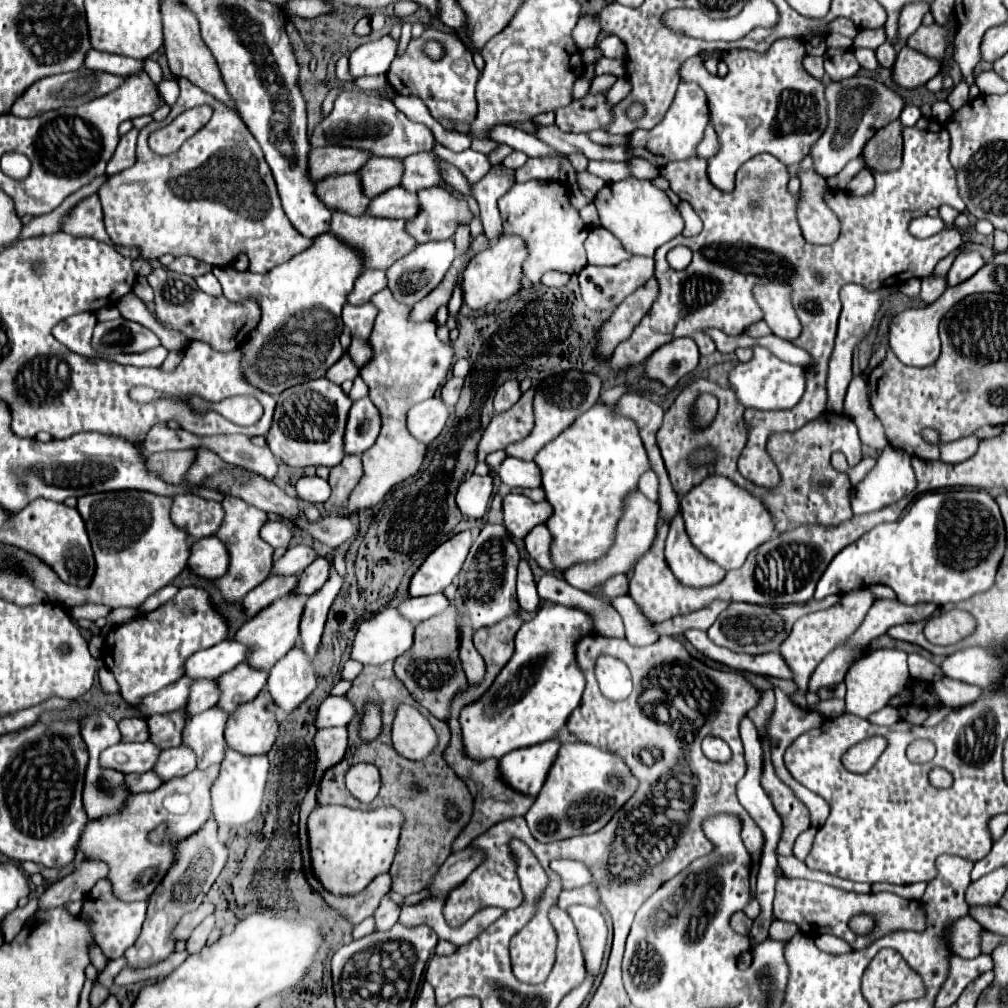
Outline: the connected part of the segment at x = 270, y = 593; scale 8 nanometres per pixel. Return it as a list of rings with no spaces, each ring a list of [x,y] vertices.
[[[269,576],[265,578],[257,588],[253,588],[241,602],[247,616],[255,616],[269,604],[273,604],[277,598],[289,594],[297,584],[297,576]]]

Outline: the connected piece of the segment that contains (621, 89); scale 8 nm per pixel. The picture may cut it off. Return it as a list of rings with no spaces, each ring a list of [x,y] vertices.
[[[626,77],[618,78],[616,83],[606,94],[608,104],[611,104],[612,106],[616,105],[630,93],[630,90],[631,85],[628,82],[628,79]]]

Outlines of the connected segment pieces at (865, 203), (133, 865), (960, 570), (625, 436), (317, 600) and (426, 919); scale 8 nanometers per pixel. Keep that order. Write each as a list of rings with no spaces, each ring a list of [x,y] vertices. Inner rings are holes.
[[[921,118],[915,126],[903,128],[903,144],[905,144],[905,150],[903,150],[901,168],[893,170],[893,172],[885,172],[885,174],[879,174],[879,172],[873,174],[875,176],[873,194],[853,196],[853,194],[839,192],[839,190],[827,192],[827,204],[831,206],[831,210],[835,210],[835,214],[841,220],[841,234],[829,246],[815,246],[815,244],[805,242],[801,228],[797,224],[797,218],[795,218],[797,194],[791,194],[787,190],[787,182],[789,182],[787,166],[781,164],[771,154],[757,154],[737,170],[735,192],[721,192],[719,188],[715,188],[709,182],[705,158],[691,156],[687,160],[679,160],[679,162],[671,162],[671,164],[663,166],[661,176],[665,176],[669,180],[671,190],[681,200],[687,200],[693,206],[693,210],[699,214],[699,218],[703,220],[705,226],[703,226],[703,232],[695,238],[677,236],[671,242],[657,248],[657,252],[655,252],[655,278],[659,280],[661,294],[655,300],[655,304],[651,306],[651,310],[647,312],[647,316],[633,330],[631,338],[621,342],[615,348],[615,352],[611,356],[611,370],[615,374],[619,374],[619,372],[625,372],[627,368],[635,368],[645,358],[649,358],[659,346],[663,346],[663,344],[671,342],[673,338],[679,338],[679,336],[693,338],[695,344],[699,346],[699,354],[709,356],[711,352],[715,352],[715,342],[711,340],[711,336],[707,336],[709,328],[719,328],[725,334],[741,334],[741,332],[745,332],[747,326],[761,320],[761,308],[757,308],[757,302],[753,300],[753,294],[751,294],[753,284],[773,282],[773,280],[789,282],[793,286],[793,306],[795,306],[797,316],[799,316],[801,326],[803,326],[801,334],[793,340],[793,344],[803,348],[811,356],[811,364],[807,366],[807,372],[805,372],[807,388],[805,388],[805,394],[799,400],[799,404],[793,406],[791,410],[779,410],[779,412],[769,414],[767,410],[747,408],[745,420],[751,428],[749,436],[751,438],[755,436],[753,440],[759,442],[759,438],[767,440],[767,436],[771,432],[797,430],[797,428],[805,426],[807,422],[819,418],[825,412],[825,404],[827,404],[825,378],[827,378],[827,362],[829,362],[835,332],[837,332],[837,318],[841,312],[841,302],[839,302],[841,286],[853,282],[853,284],[867,288],[867,290],[889,288],[889,286],[895,286],[899,282],[899,274],[903,274],[907,270],[909,270],[909,278],[929,276],[933,272],[933,268],[937,266],[937,262],[943,260],[947,254],[951,254],[961,244],[961,236],[953,230],[943,230],[941,234],[935,234],[935,236],[925,238],[925,240],[911,236],[907,230],[909,220],[923,216],[932,208],[938,209],[939,206],[949,205],[957,208],[959,212],[966,209],[965,203],[959,198],[959,192],[957,192],[955,168],[949,162],[949,134],[947,134],[947,130],[943,126],[927,120],[927,118]],[[751,200],[759,202],[759,206],[755,210],[751,208]],[[675,246],[687,246],[693,250],[693,260],[685,270],[673,270],[667,262],[667,252]],[[815,274],[821,274],[823,278],[817,280]]]
[[[209,766],[207,770],[193,770],[183,778],[169,780],[161,784],[153,792],[131,794],[125,800],[123,810],[113,816],[101,816],[97,820],[89,820],[79,838],[77,850],[85,860],[101,860],[109,866],[107,880],[111,882],[113,894],[123,902],[147,900],[157,888],[159,880],[163,880],[165,872],[173,864],[173,848],[169,842],[161,846],[153,846],[147,842],[147,832],[157,828],[161,822],[169,824],[169,840],[181,840],[197,832],[201,824],[211,816],[211,796],[209,784],[217,778],[219,766]]]
[[[951,490],[951,492],[927,492],[915,498],[903,520],[893,524],[879,524],[851,546],[843,548],[819,578],[815,598],[821,600],[829,594],[845,594],[855,588],[871,584],[887,584],[897,598],[905,604],[935,602],[943,606],[947,602],[961,602],[979,592],[985,592],[995,582],[997,566],[1005,552],[1005,526],[999,514],[997,502],[987,490]]]
[[[597,402],[565,428],[565,432],[545,444],[537,452],[535,462],[543,474],[547,502],[553,506],[547,528],[553,534],[551,554],[557,568],[563,572],[575,562],[601,558],[613,542],[615,524],[623,512],[623,498],[637,490],[641,472],[649,470],[635,422],[615,416],[613,406]]]
[[[331,566],[329,578],[323,584],[323,588],[319,592],[315,592],[313,596],[309,596],[309,600],[305,602],[301,626],[299,626],[299,636],[301,636],[301,646],[309,658],[315,658],[315,654],[317,654],[323,626],[325,626],[325,618],[327,618],[327,612],[329,612],[335,596],[341,590],[341,582],[343,582],[343,578]]]
[[[425,900],[425,904],[415,904],[415,906],[407,906],[401,910],[401,922],[407,928],[419,926],[419,924],[427,924],[431,930],[435,930],[435,934],[443,940],[451,940],[457,946],[463,946],[467,942],[471,942],[473,932],[455,932],[455,928],[447,926],[443,920],[443,900]]]

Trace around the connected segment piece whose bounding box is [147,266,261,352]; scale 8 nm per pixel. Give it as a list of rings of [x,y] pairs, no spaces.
[[[165,266],[155,268],[147,276],[153,292],[155,292],[155,318],[163,324],[167,324],[173,330],[179,330],[187,336],[187,340],[201,340],[211,344],[219,352],[231,352],[239,346],[243,346],[245,336],[257,326],[259,320],[259,308],[257,302],[247,300],[241,304],[233,304],[225,300],[225,296],[209,296],[201,292],[195,284],[195,278],[167,270]]]

